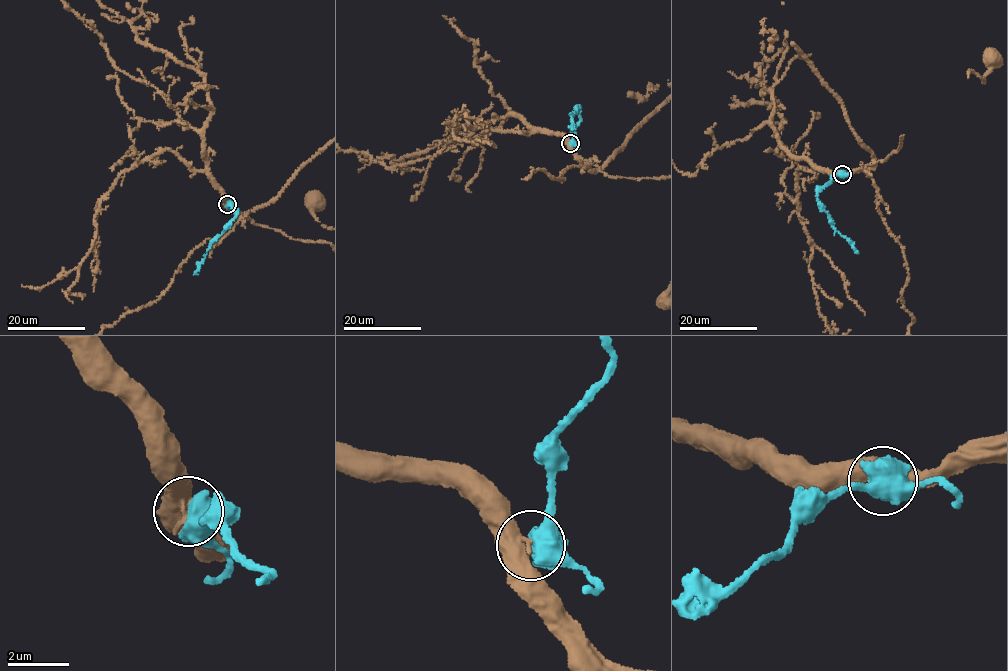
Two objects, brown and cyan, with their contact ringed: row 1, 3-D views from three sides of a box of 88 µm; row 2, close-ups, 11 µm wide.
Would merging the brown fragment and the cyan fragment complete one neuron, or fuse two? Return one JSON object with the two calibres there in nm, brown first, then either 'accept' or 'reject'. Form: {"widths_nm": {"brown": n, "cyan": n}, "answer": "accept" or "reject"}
{"widths_nm": {"brown": 440, "cyan": 600}, "answer": "reject"}

